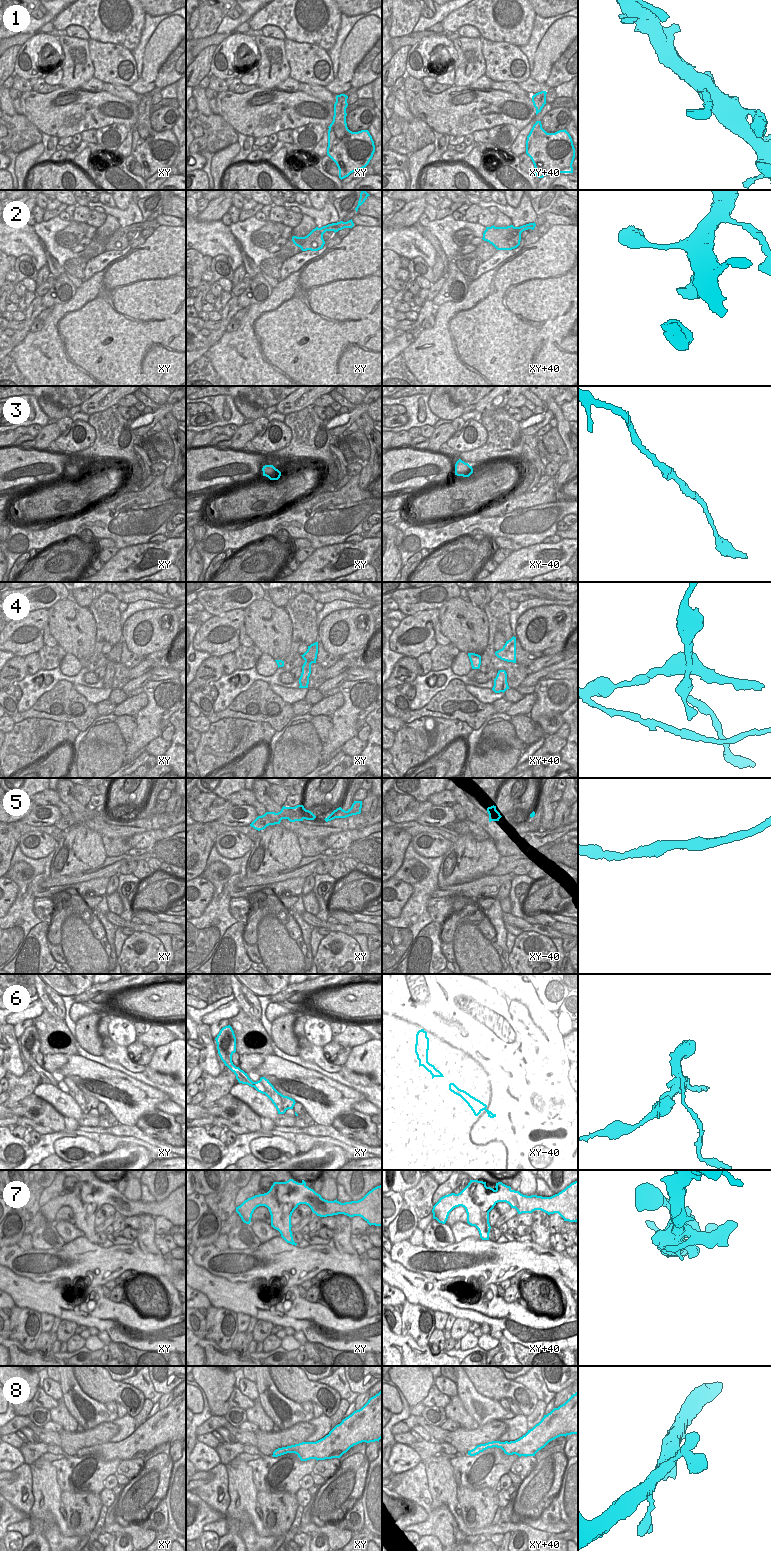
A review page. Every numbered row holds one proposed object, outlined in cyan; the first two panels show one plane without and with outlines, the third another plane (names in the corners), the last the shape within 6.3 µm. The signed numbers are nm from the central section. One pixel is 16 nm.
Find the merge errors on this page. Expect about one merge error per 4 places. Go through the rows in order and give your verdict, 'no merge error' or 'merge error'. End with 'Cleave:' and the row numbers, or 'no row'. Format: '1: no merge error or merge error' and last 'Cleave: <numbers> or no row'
1: no merge error
2: no merge error
3: no merge error
4: merge error
5: no merge error
6: merge error
7: no merge error
8: no merge error
Cleave: 4, 6

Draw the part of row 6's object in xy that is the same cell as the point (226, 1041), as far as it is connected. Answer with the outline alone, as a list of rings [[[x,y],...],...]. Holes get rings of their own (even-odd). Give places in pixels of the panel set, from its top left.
[[[230,1025],[223,1027],[215,1040],[221,1060],[236,1075],[236,1079],[240,1076],[249,1077],[247,1073],[236,1067],[232,1062],[232,1055],[236,1052],[236,1037],[232,1027]]]

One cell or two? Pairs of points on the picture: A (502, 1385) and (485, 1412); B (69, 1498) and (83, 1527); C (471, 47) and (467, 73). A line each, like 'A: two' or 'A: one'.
A: two
B: one
C: one

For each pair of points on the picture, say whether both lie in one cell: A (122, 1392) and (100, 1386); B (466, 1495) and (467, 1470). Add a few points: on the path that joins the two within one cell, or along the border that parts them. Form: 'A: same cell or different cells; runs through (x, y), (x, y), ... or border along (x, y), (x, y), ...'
A: same cell; runs through (117, 1391), (105, 1390)
B: different cells; border along (457, 1486), (466, 1486), (471, 1489), (489, 1488)

